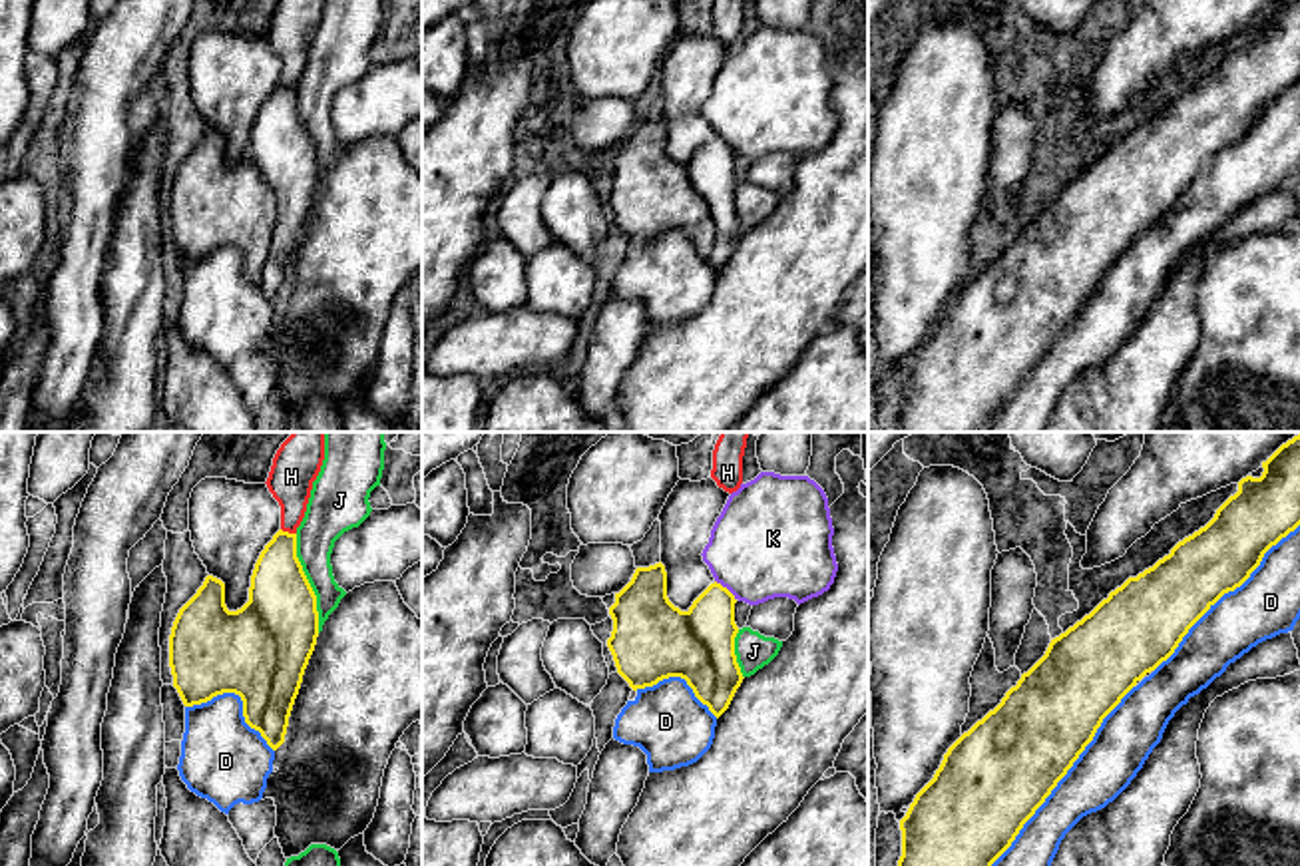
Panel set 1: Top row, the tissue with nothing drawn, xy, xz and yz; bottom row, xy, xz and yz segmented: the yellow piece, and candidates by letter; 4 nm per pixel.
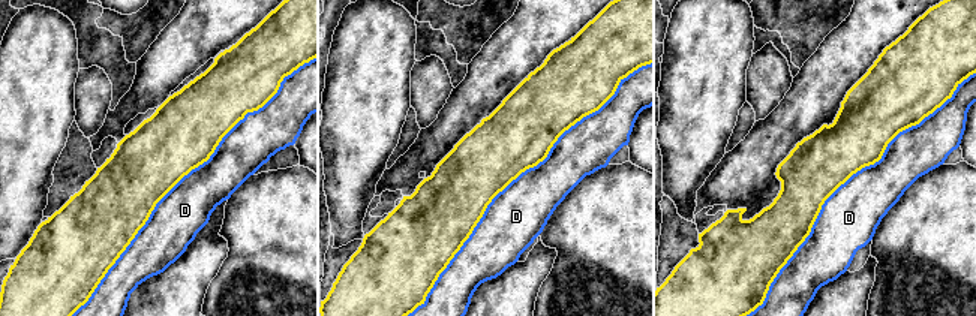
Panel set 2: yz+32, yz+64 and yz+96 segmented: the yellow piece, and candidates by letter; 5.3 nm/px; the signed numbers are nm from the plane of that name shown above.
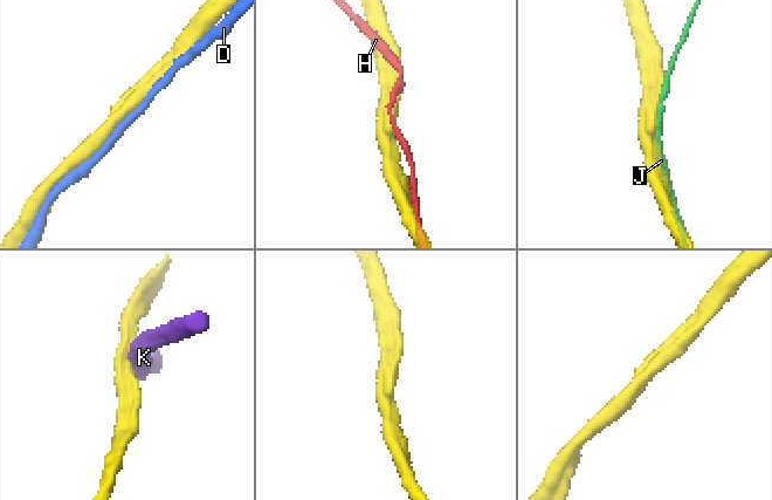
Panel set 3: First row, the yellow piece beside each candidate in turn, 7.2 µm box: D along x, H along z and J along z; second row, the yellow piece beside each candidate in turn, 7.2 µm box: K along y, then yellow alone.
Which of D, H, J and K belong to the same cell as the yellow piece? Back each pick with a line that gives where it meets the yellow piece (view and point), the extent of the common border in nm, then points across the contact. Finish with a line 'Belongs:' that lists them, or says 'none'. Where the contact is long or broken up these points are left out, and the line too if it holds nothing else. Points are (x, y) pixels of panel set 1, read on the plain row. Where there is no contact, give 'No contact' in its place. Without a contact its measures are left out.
Belongs: none

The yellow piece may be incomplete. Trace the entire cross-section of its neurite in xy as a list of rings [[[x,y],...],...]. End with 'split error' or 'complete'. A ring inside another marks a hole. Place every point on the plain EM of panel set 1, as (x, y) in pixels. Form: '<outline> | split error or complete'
[[[279,84],[255,117],[249,155],[241,163],[227,163],[225,137],[213,129],[207,129],[179,163],[169,189],[173,241],[185,261],[207,257],[223,247],[239,249],[245,277],[277,305],[285,297],[317,191],[317,149],[297,111],[297,88]]] | complete

